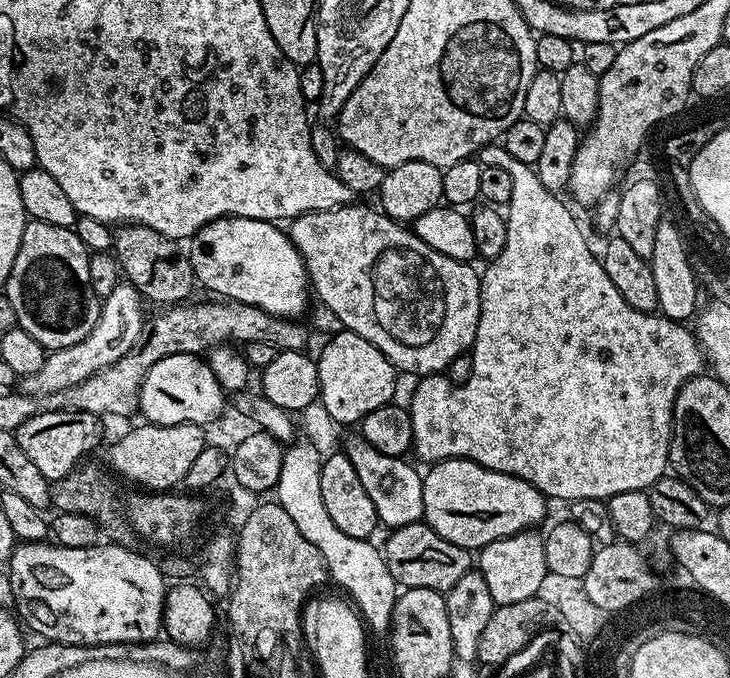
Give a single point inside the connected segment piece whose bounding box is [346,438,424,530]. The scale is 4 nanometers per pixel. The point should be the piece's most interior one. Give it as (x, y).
(395, 488)

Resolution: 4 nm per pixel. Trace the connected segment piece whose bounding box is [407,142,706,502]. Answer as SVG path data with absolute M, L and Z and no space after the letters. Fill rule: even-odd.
M503 143L488 144L480 149L478 160L481 165L489 164L490 166L502 166L502 170L506 170L510 174L510 178L514 178L514 194L512 202L506 212L508 224L508 233L506 234L506 246L502 250L502 254L498 254L492 260L487 261L488 269L482 272L480 282L480 321L478 322L478 330L476 331L476 340L472 343L470 349L470 357L473 360L473 370L470 373L470 380L465 385L452 385L444 374L435 376L421 376L415 381L416 389L412 392L412 404L407 405L410 414L410 422L412 423L412 446L411 451L416 452L416 456L420 460L428 460L427 462L435 462L437 460L473 460L482 466L486 466L490 470L498 470L502 474L510 474L522 478L526 482L530 482L530 486L534 486L545 496L553 501L564 500L563 502L571 502L581 500L582 498L594 498L595 500L607 501L609 496L618 494L622 490L638 490L639 492L647 490L659 476L665 475L666 469L669 467L668 462L668 443L672 441L672 407L674 406L674 398L678 394L678 390L682 387L685 380L691 376L699 376L705 371L706 361L704 351L700 348L700 342L696 339L695 331L687 323L677 322L659 315L656 312L643 312L642 310L634 310L634 306L630 306L630 302L626 302L626 298L622 298L622 294L618 294L618 289L614 287L614 282L610 282L610 274L606 274L601 257L592 253L592 248L588 245L588 240L584 237L584 232L580 229L580 224L576 221L576 216L563 204L557 193L550 191L537 174L533 165L526 162L518 162L518 158L513 158L508 151L505 150Z

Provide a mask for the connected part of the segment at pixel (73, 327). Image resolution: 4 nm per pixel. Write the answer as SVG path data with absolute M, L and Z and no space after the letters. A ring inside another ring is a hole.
M29 219L24 226L22 242L18 246L18 258L14 258L14 266L10 266L8 281L2 286L3 295L10 298L14 310L18 313L18 326L30 334L30 338L38 338L45 350L74 346L74 342L82 342L86 334L100 320L101 297L97 296L90 282L89 250L78 238L76 231L62 226L50 226L50 222L38 222Z

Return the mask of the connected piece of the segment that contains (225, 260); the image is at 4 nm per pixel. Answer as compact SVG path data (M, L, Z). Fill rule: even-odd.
M223 216L221 220L210 222L202 226L202 230L195 232L190 237L191 244L192 248L190 246L187 249L187 254L193 264L195 283L200 288L209 288L210 291L220 295L217 297L237 300L240 304L261 308L262 311L275 316L300 318L303 317L304 311L304 315L309 311L310 285L304 259L298 254L294 242L289 240L287 231L273 221L242 218L241 216Z

